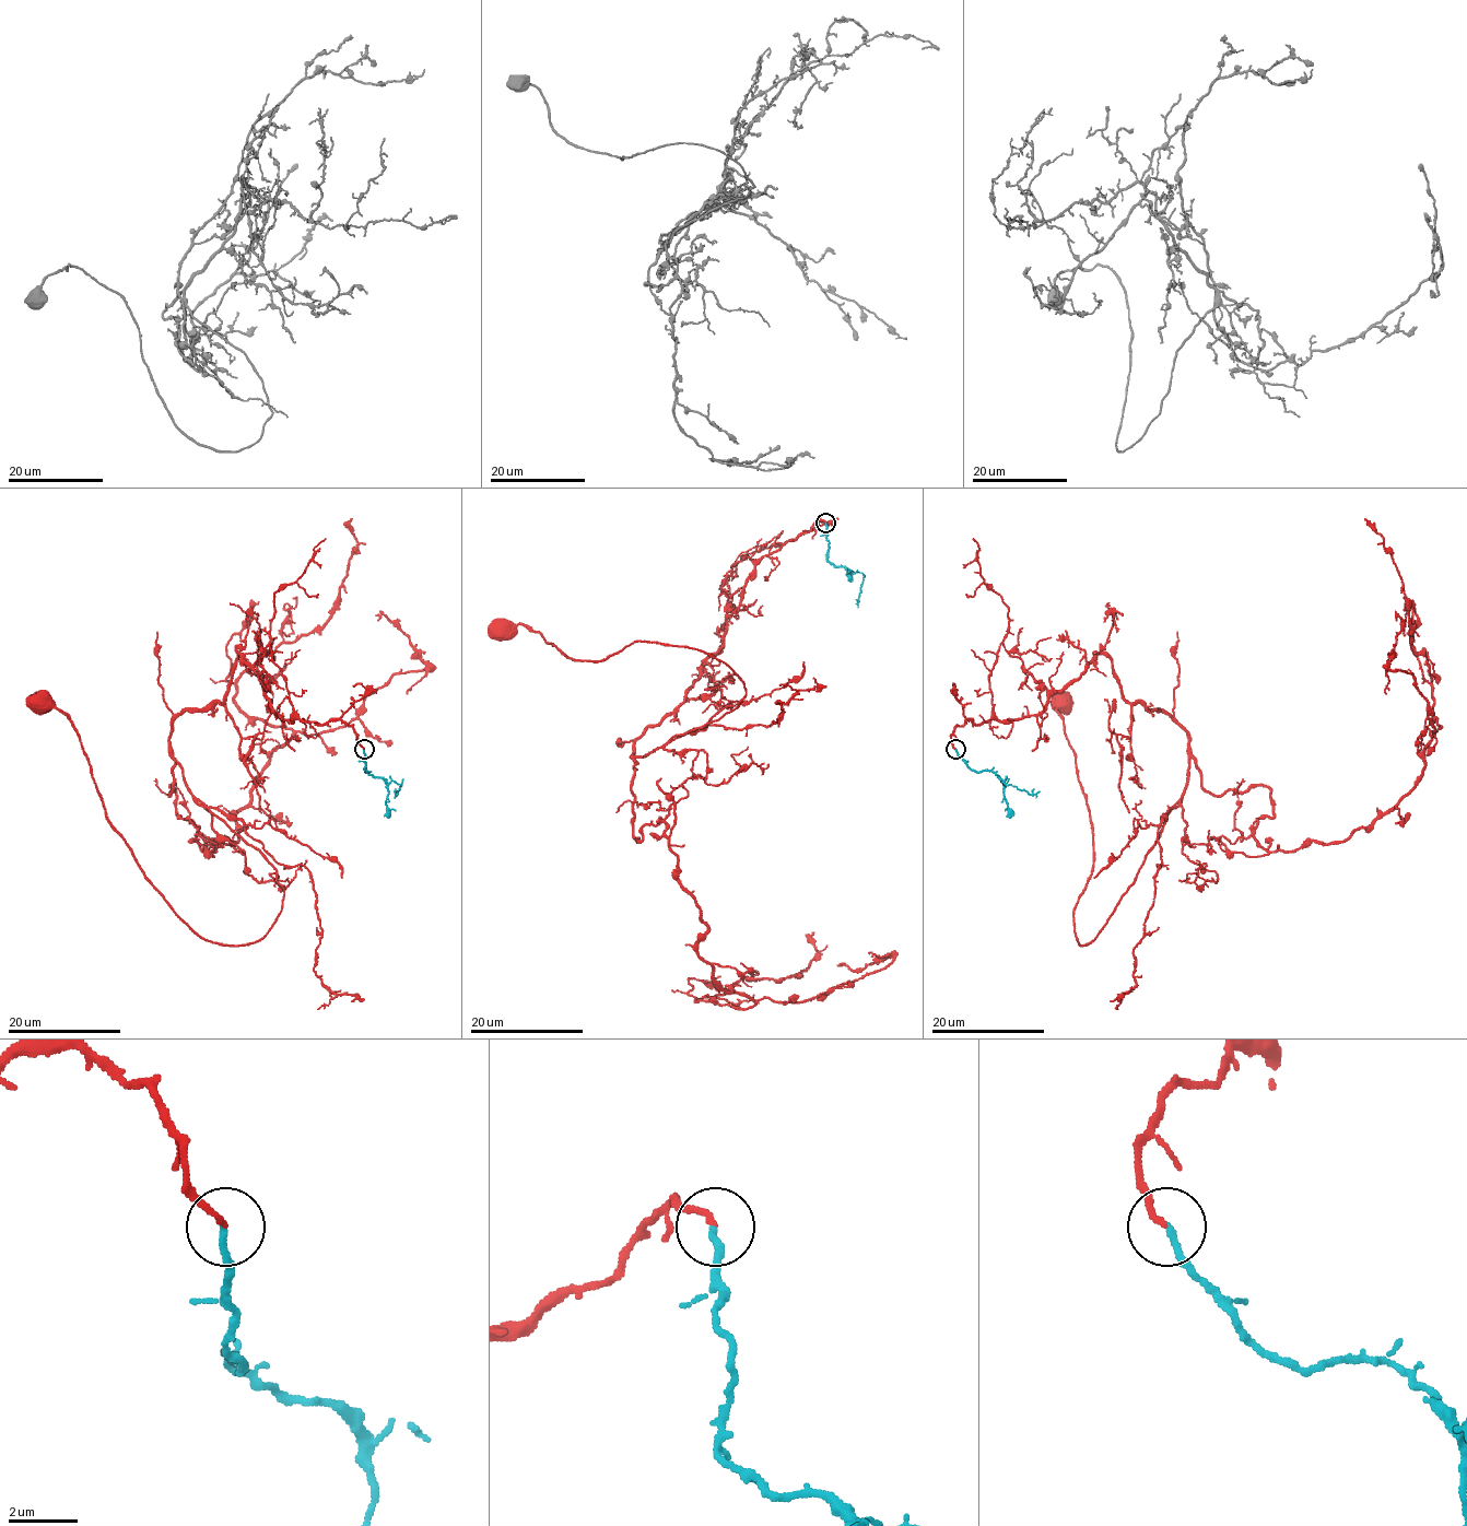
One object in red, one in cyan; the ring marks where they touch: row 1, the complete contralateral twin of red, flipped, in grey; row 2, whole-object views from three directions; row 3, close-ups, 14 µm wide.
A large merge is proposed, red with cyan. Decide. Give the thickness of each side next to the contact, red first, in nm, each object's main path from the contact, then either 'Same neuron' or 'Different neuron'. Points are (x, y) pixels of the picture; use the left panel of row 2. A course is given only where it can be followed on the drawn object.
Thickness 170 nm (red) against 190 nm. Course of red: (364, 749), (282, 718), (239, 655), (173, 720), (187, 788), (283, 888), (231, 946), (145, 877), (42, 705). Course of cyan: (364, 749), (365, 771), (388, 782), (395, 781), (400, 786), (396, 795), (396, 791). Same neuron

